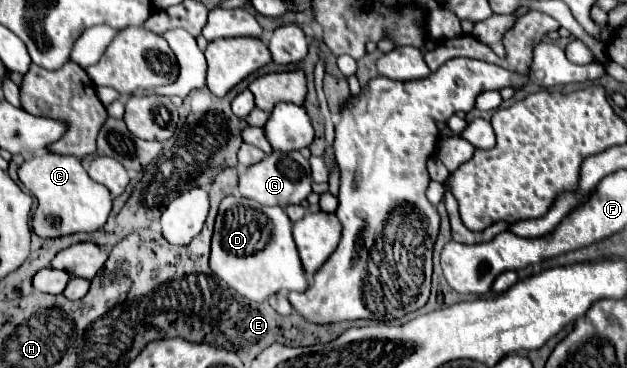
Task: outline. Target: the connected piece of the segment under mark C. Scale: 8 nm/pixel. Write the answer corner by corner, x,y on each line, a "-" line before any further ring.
47,152
21,164
19,180
39,200
33,214
33,232
43,238
67,236
73,232
95,232
99,230
111,212
111,194
105,186
93,182
81,162
73,156
61,156

